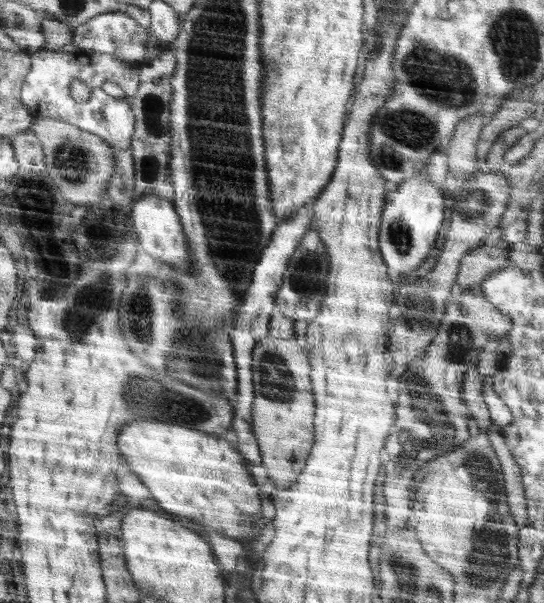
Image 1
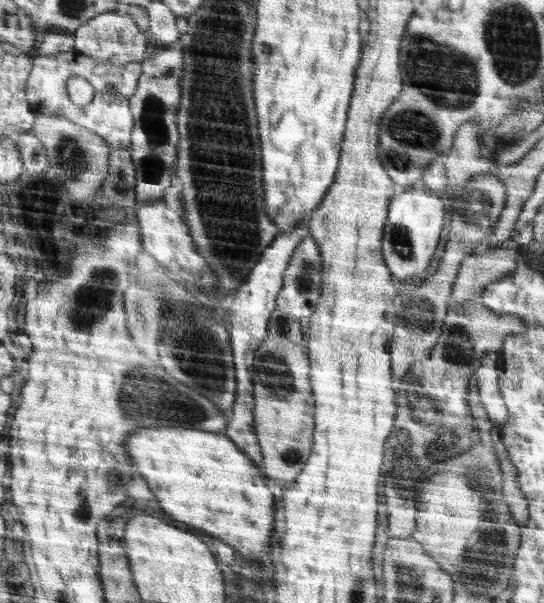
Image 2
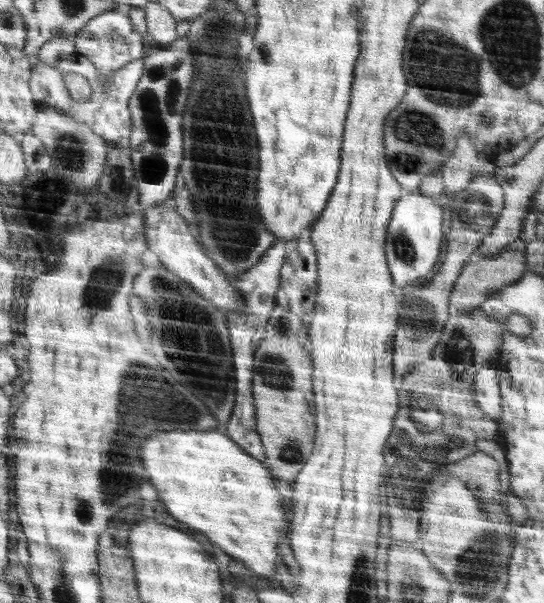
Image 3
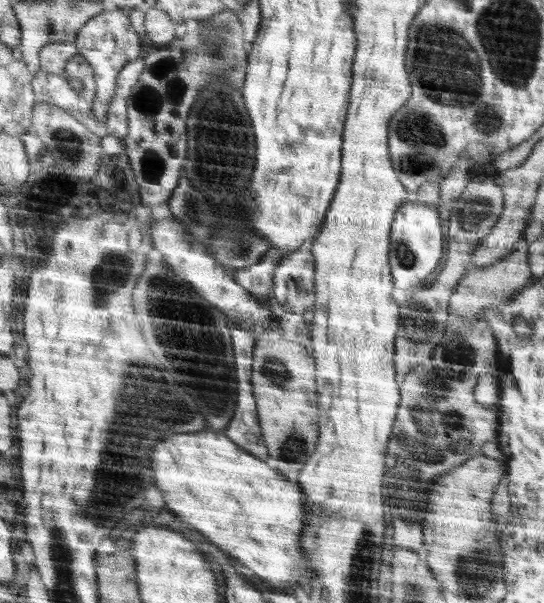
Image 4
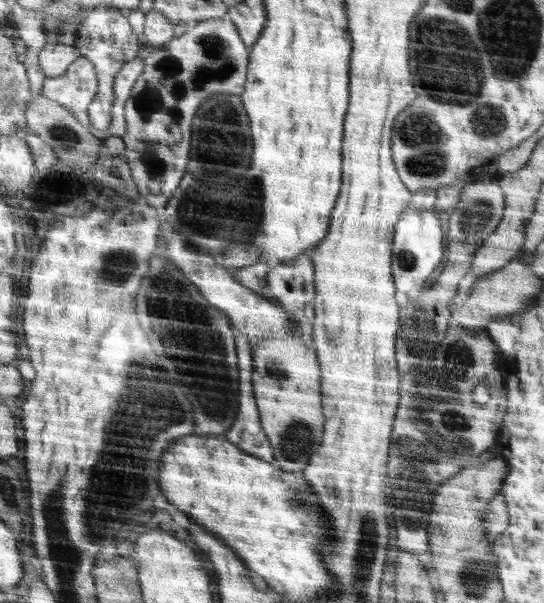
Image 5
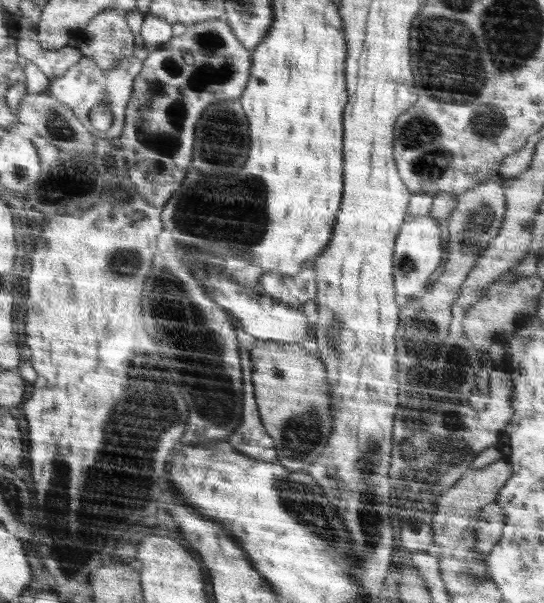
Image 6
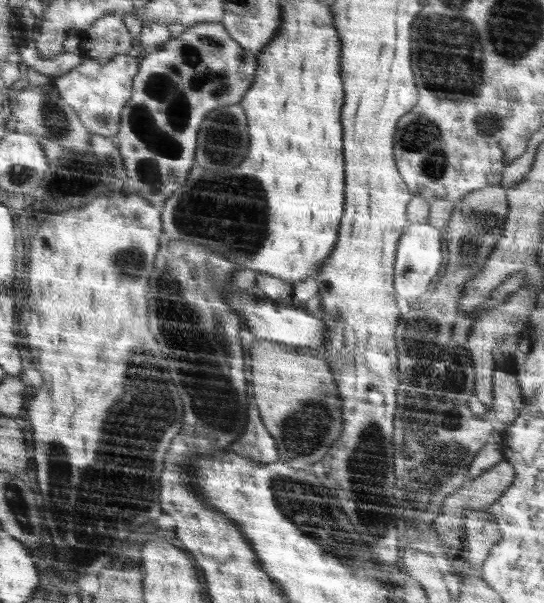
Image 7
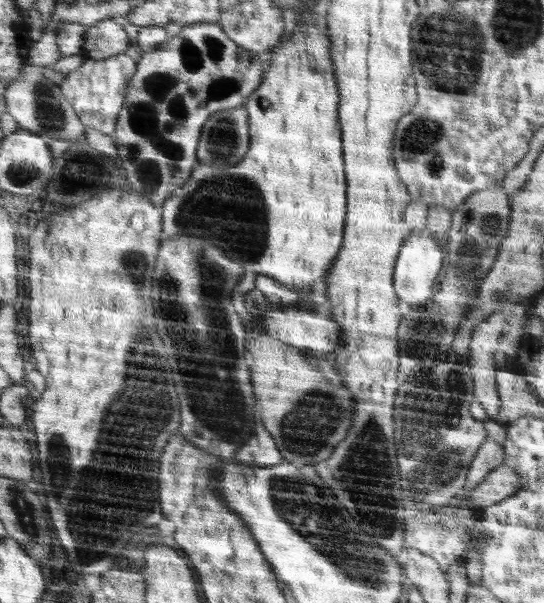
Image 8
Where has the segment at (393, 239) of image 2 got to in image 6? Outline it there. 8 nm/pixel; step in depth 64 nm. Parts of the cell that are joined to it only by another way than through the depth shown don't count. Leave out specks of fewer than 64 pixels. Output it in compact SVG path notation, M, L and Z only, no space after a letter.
M428 215L406 216L403 228L399 232L400 238L396 238L396 294L400 296L414 296L422 292L428 286L428 278L442 262L442 232L438 224Z

